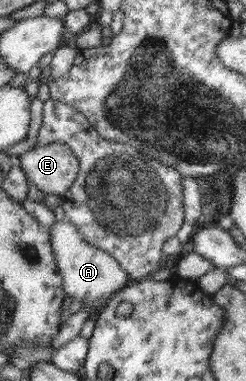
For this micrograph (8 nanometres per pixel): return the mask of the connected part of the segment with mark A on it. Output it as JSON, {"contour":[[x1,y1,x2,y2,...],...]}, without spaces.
{"contour":[[66,217,50,228,50,244,57,263,57,272,62,275,65,295,83,302,83,309,99,310,114,293,130,284,127,271,121,268,117,260,107,252,86,244]]}

